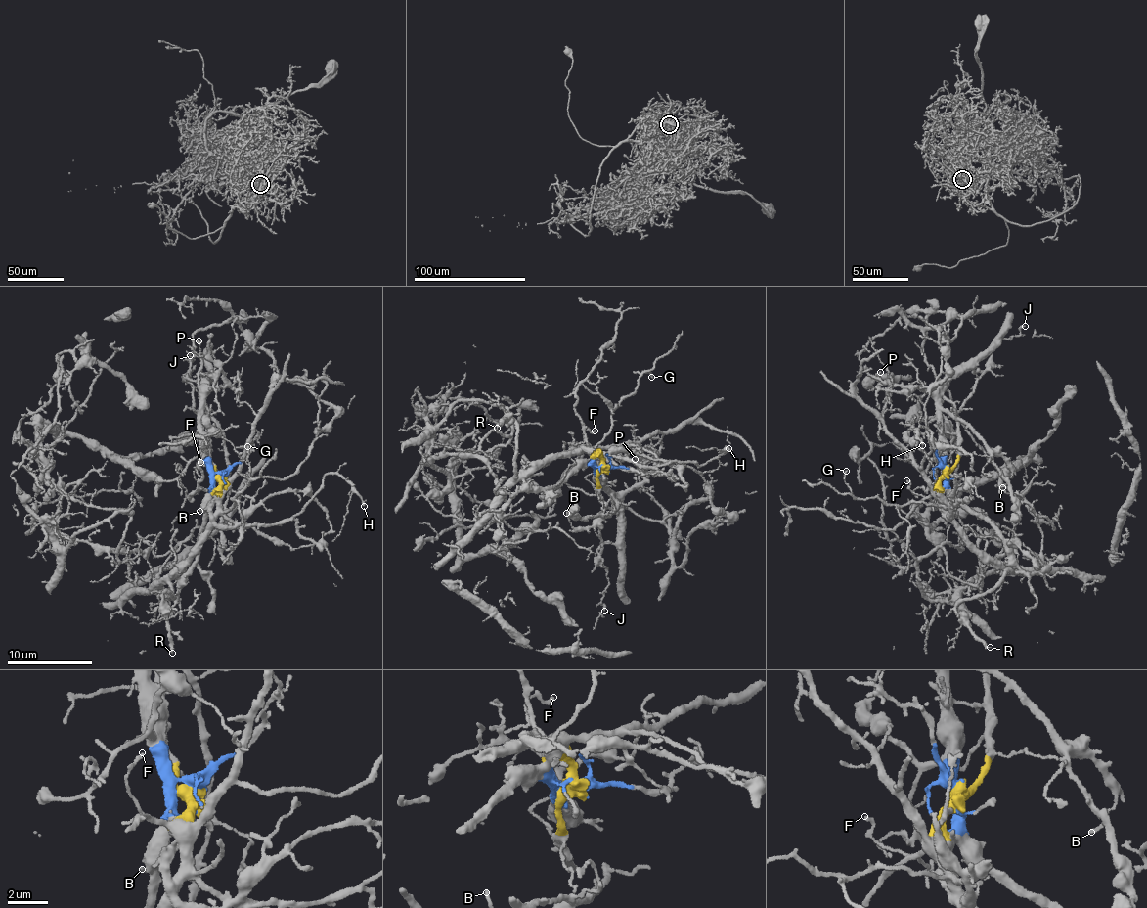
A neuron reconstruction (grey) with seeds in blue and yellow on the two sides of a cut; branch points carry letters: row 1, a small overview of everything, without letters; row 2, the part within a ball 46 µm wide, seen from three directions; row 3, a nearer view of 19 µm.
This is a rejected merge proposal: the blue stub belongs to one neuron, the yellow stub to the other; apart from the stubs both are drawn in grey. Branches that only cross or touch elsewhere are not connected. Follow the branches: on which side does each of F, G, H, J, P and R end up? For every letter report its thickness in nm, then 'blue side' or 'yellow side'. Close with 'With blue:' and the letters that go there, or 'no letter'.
F: calibre 150 nm; yellow side
G: calibre 130 nm; yellow side
H: calibre 180 nm; yellow side
J: calibre 200 nm; yellow side
P: calibre 150 nm; blue side
R: calibre 240 nm; yellow side
With blue: P

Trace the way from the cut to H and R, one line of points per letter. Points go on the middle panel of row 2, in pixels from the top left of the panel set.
H: (604, 470), (594, 448), (606, 455), (629, 456), (644, 467), (704, 463), (727, 448)
R: (604, 470), (592, 448), (586, 447), (542, 462), (515, 476), (513, 473), (517, 427), (507, 413), (498, 428)

